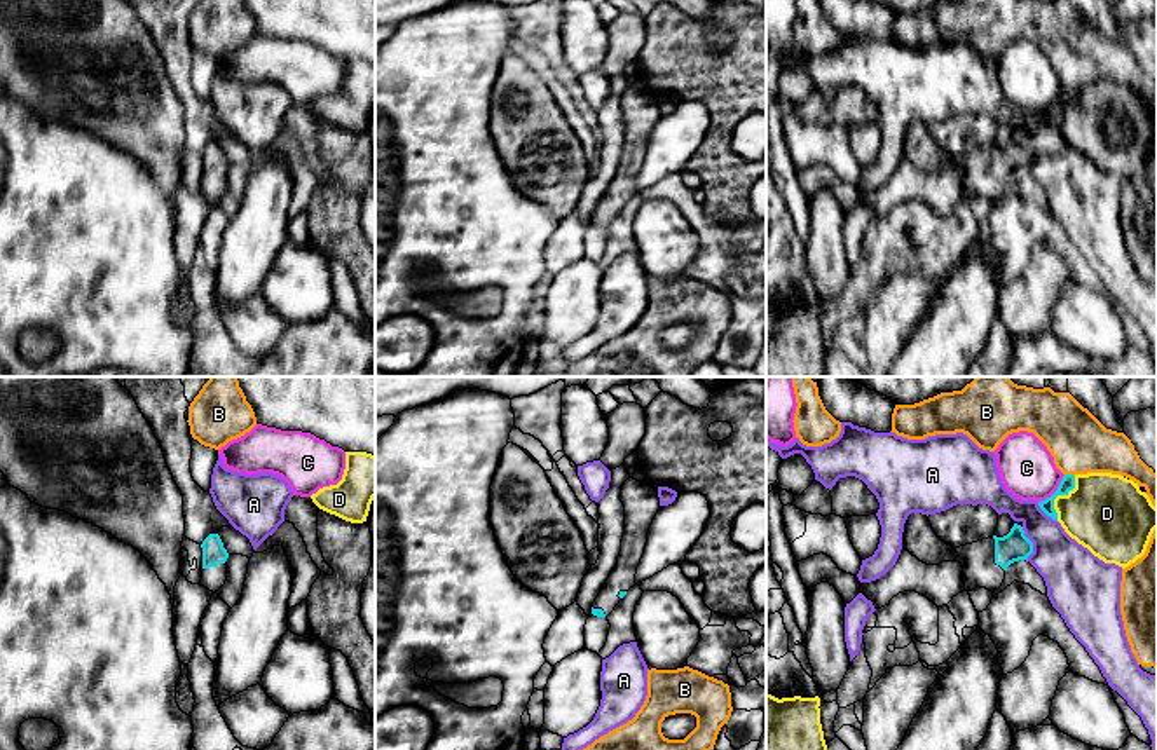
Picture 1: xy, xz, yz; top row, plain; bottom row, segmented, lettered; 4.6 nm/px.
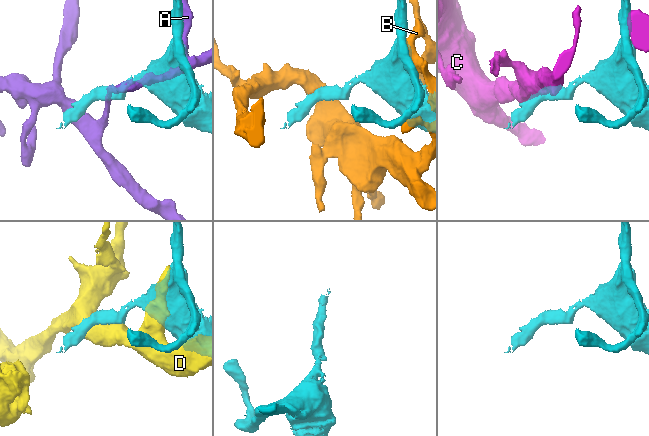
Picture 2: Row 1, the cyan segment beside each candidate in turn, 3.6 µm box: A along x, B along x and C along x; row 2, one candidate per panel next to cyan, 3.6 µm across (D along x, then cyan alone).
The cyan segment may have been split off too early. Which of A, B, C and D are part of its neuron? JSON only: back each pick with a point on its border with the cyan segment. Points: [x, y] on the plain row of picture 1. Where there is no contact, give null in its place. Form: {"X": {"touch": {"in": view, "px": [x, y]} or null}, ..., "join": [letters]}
{"join": []}

